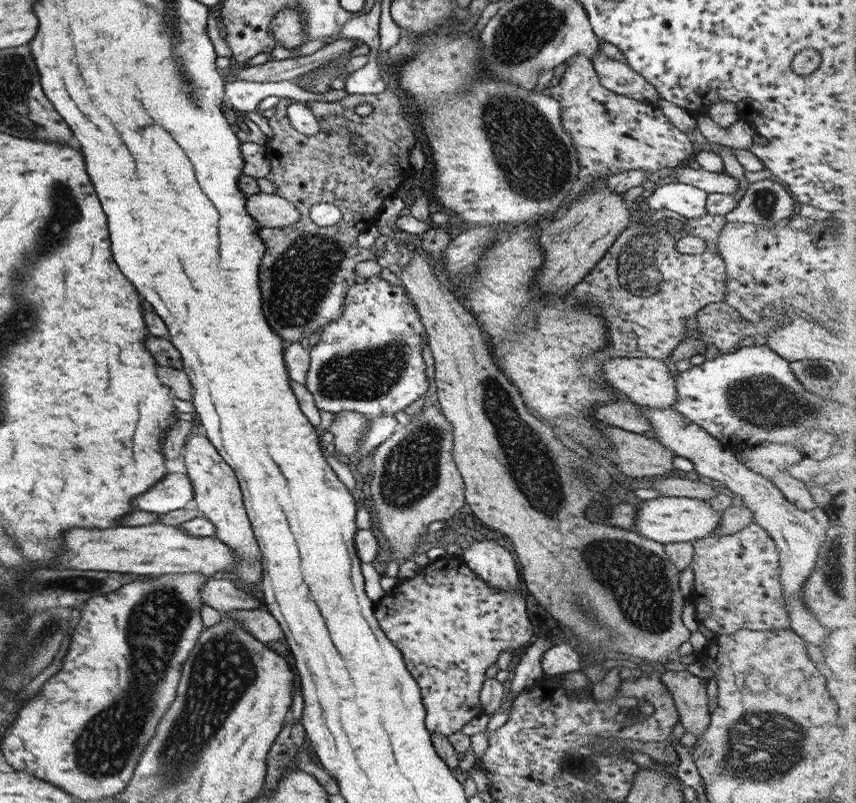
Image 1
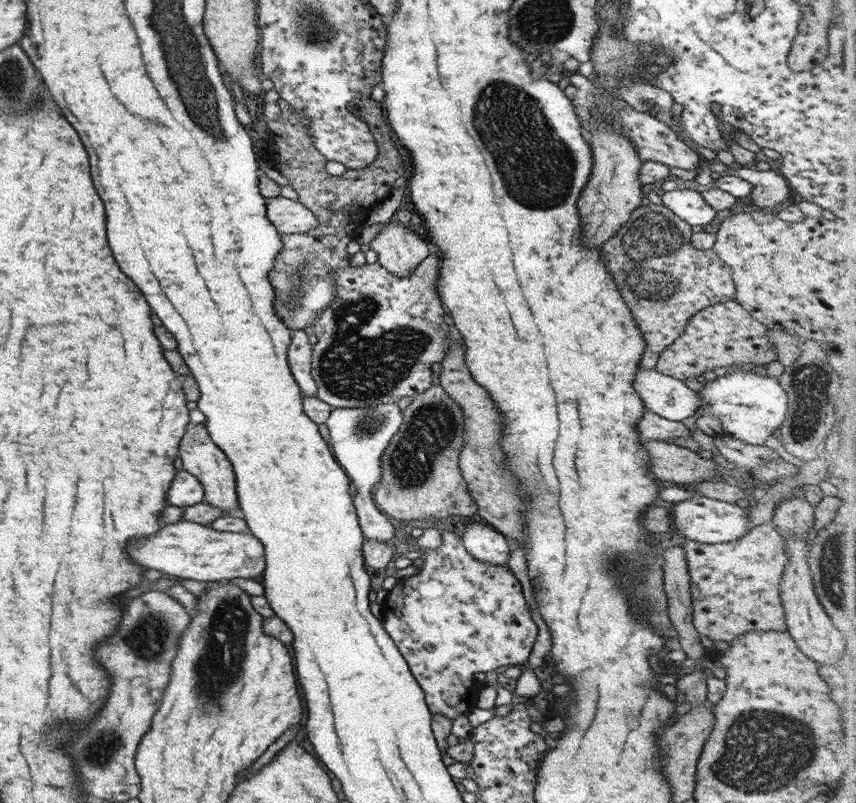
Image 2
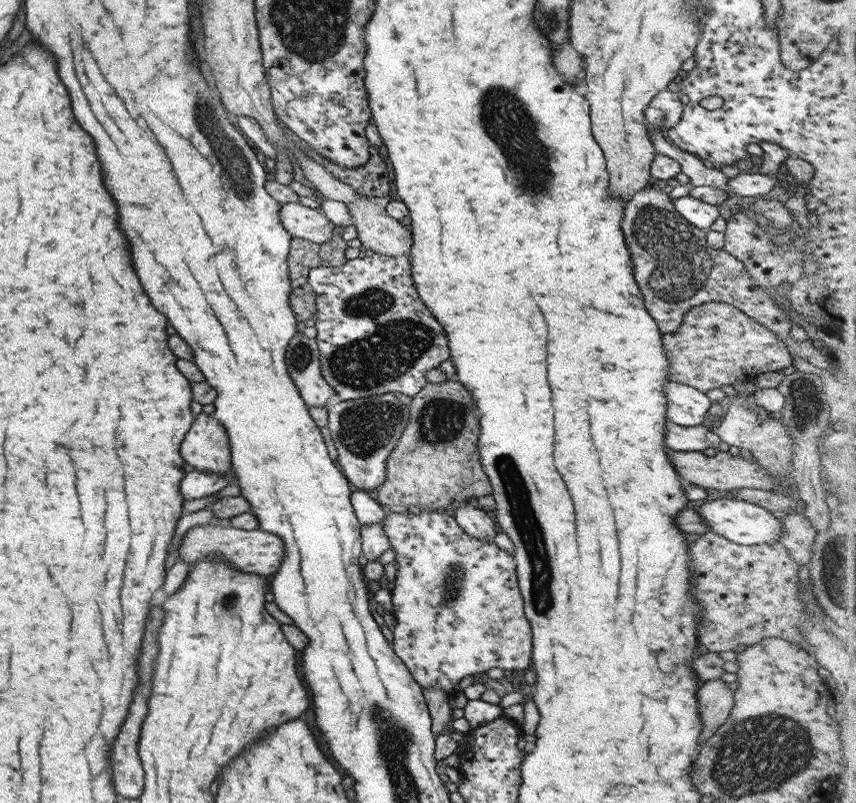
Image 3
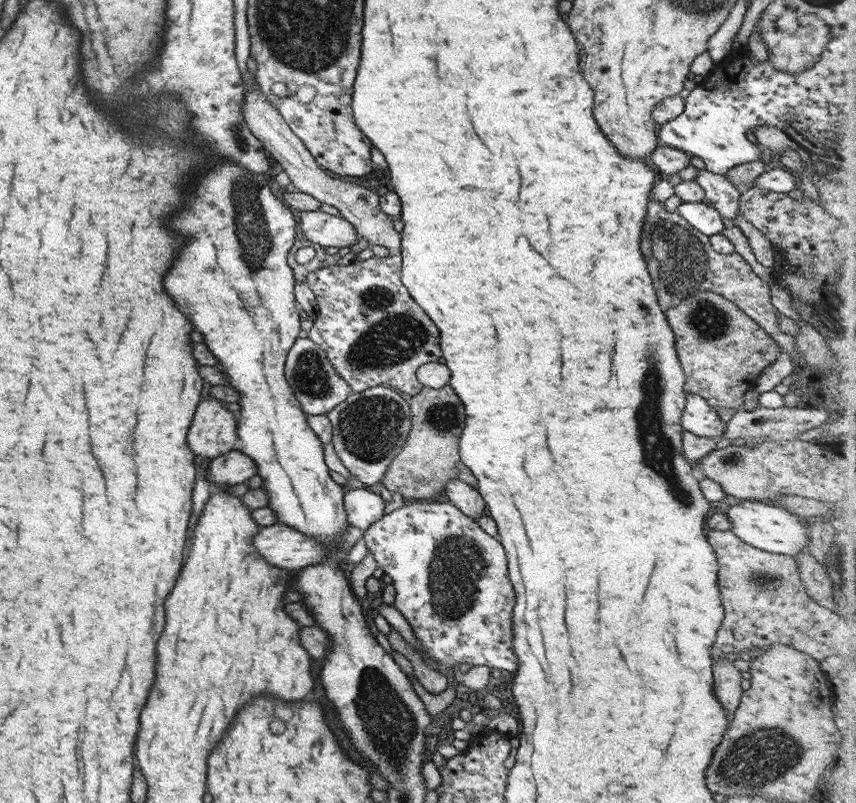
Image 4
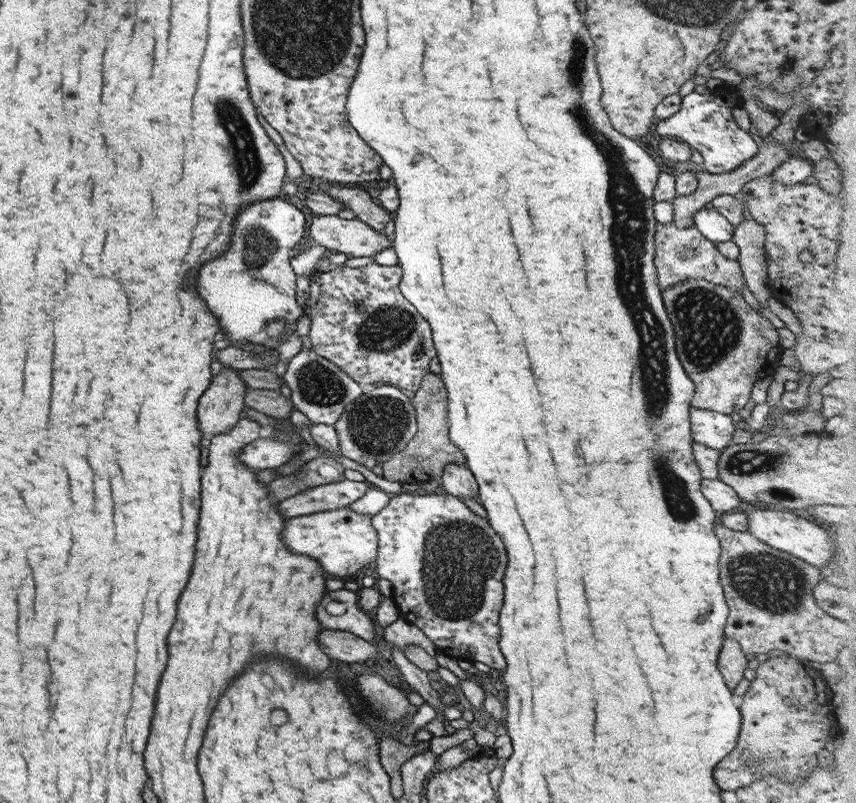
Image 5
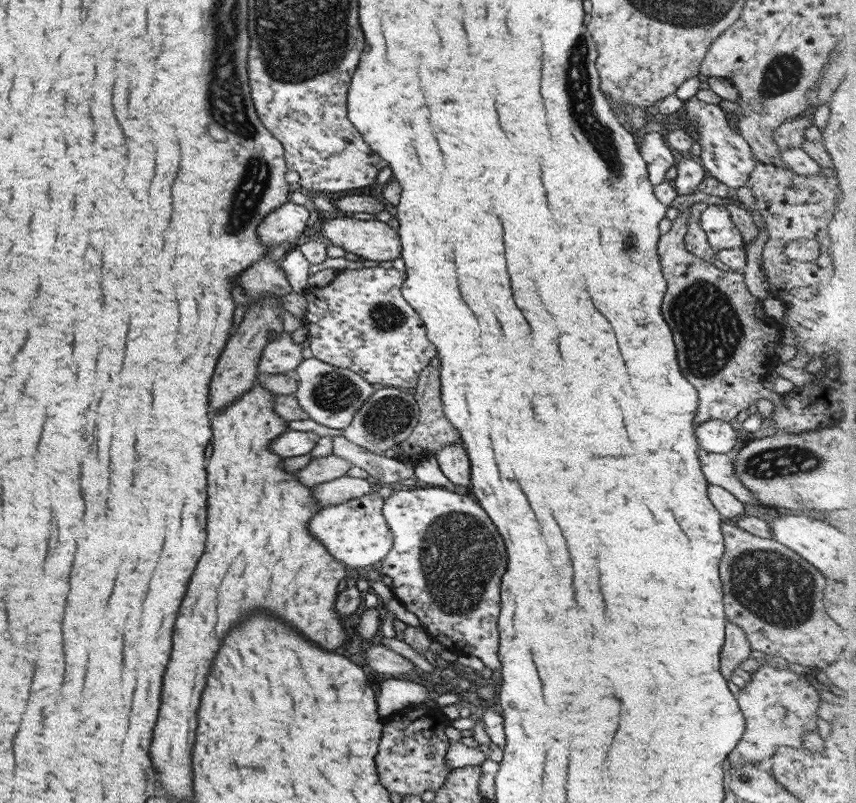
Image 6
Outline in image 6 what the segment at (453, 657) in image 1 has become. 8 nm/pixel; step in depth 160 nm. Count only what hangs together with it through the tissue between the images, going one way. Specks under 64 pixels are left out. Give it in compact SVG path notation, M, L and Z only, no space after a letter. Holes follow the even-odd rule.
M427 485L424 488L408 488L406 490L397 490L383 499L381 514L387 523L387 528L391 532L392 545L389 552L381 559L379 570L380 576L389 576L391 585L389 586L392 596L397 599L405 610L417 616L420 625L433 642L438 642L452 656L475 656L484 664L485 672L494 668L500 668L500 662L497 656L498 649L498 630L497 619L500 611L500 580L506 569L506 550L499 536L497 529L493 526L491 519L486 512L478 505L476 501L470 499L463 491L451 492L441 487L431 487Z

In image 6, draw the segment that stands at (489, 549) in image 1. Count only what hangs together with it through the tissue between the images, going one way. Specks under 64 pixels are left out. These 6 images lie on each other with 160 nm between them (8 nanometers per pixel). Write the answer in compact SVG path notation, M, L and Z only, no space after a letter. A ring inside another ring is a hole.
M446 444L433 454L443 476L459 490L469 486L470 464L461 444Z

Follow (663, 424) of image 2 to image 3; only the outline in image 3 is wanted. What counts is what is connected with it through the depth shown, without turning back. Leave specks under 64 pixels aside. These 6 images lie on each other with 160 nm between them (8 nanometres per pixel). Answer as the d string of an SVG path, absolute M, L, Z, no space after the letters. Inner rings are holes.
M664 422L664 445L674 451L702 451L705 448L717 448L721 439L704 425L684 427Z

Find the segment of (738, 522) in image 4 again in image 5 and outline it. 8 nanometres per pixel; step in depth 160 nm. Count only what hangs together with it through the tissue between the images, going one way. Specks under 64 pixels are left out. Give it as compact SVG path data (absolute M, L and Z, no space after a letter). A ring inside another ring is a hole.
M781 508L754 509L747 514L748 527L750 532L757 541L765 544L773 549L781 550L791 554L799 560L805 561L811 566L817 567L825 564L833 550L835 544L831 544L832 536L829 536L828 523L825 525L815 525L802 517L790 513L790 510L782 510Z

